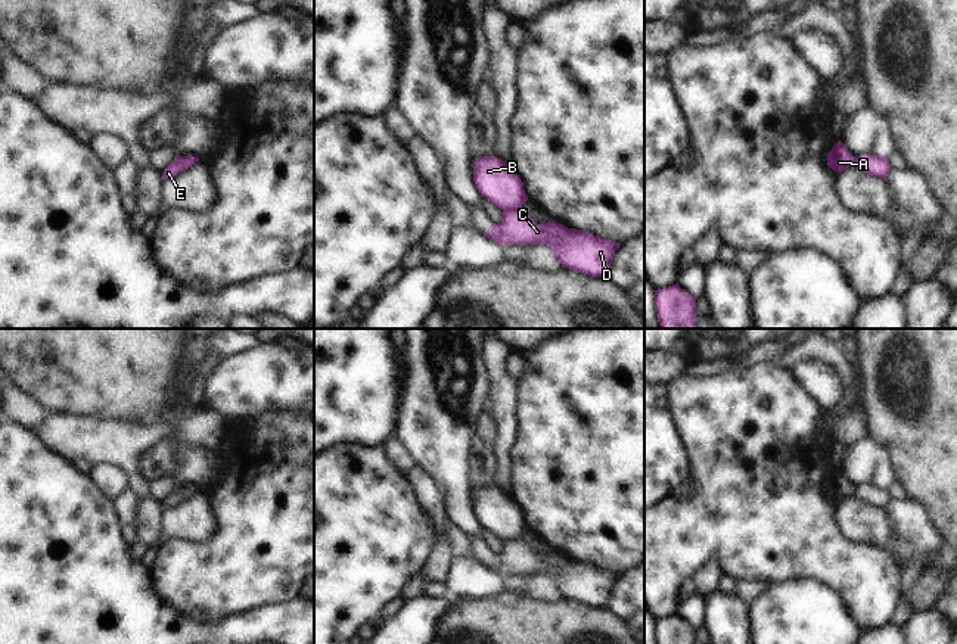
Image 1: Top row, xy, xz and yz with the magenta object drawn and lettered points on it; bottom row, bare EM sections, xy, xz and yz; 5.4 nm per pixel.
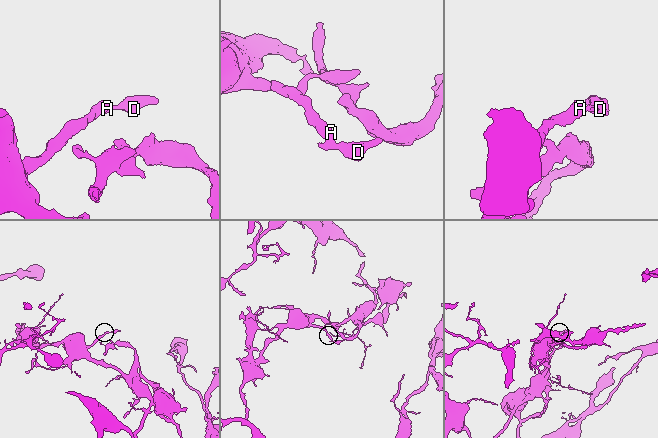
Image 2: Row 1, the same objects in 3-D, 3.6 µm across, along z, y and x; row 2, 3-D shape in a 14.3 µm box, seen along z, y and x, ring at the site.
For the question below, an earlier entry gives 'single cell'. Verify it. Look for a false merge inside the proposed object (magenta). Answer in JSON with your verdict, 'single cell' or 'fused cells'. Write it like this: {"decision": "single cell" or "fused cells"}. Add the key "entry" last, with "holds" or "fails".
{"decision": "fused cells", "entry": "fails"}

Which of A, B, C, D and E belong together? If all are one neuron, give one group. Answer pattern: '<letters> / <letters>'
A B E / C D

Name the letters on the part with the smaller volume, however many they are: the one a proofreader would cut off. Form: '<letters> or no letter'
C, D

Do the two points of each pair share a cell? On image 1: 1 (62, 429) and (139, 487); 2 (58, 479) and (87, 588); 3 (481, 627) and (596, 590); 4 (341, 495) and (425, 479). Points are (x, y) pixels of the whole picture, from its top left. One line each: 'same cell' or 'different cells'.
1: same cell
2: same cell
3: different cells
4: different cells

